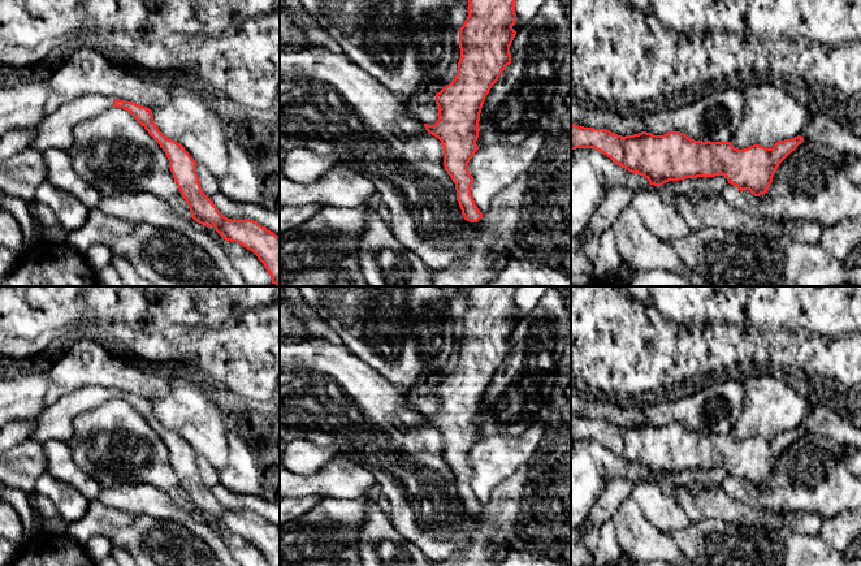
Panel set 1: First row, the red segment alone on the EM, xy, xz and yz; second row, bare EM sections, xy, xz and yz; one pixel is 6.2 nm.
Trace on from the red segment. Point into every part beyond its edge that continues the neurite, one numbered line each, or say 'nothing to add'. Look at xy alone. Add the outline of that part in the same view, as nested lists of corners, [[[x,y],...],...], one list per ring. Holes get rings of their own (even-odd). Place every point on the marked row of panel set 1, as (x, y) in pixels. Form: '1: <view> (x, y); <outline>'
1: xy (56, 130); [[[83,94],[64,103],[34,128],[31,148],[44,152],[51,148],[69,150],[74,144],[74,130],[113,107],[113,99]]]

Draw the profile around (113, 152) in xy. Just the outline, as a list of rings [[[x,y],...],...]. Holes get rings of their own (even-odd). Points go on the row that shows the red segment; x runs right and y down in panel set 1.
[[[112,107],[79,124],[74,130],[74,144],[65,152],[72,157],[75,172],[95,187],[100,196],[118,191],[146,191],[164,199],[183,216],[191,217],[189,204],[173,178],[165,152],[126,109]]]

